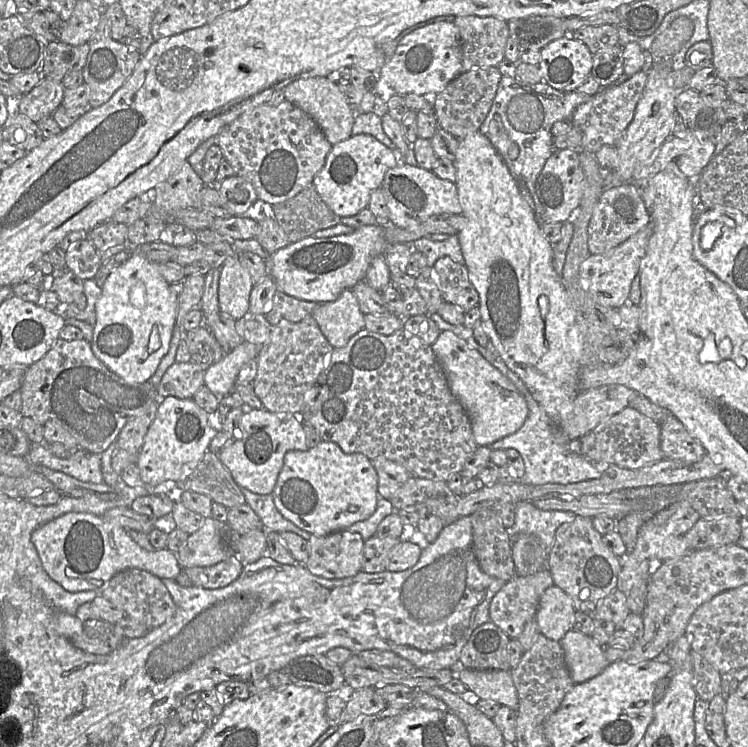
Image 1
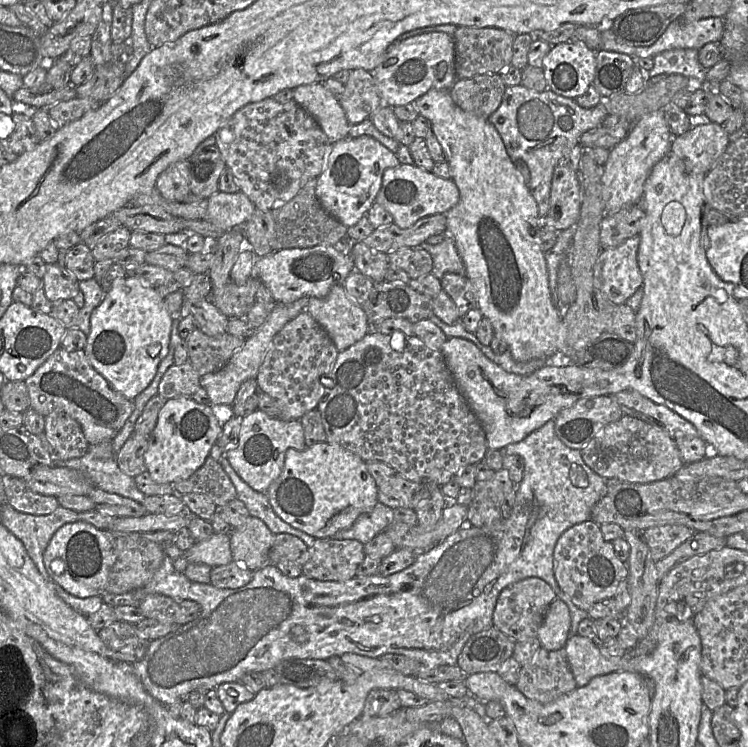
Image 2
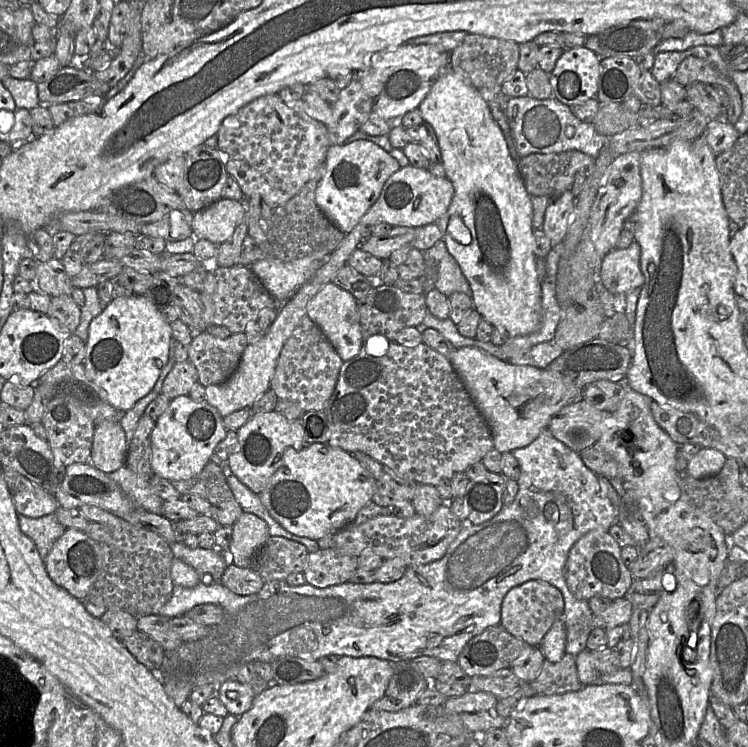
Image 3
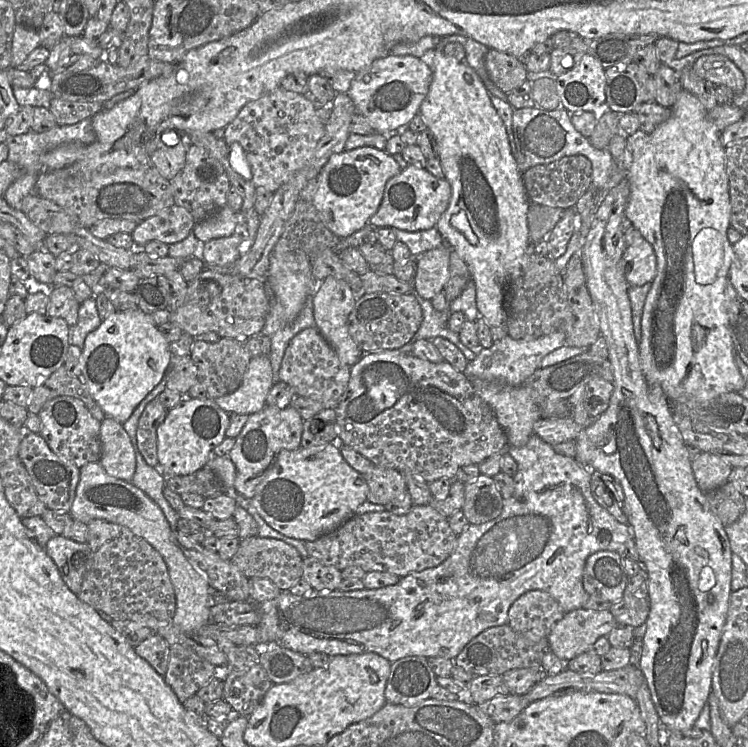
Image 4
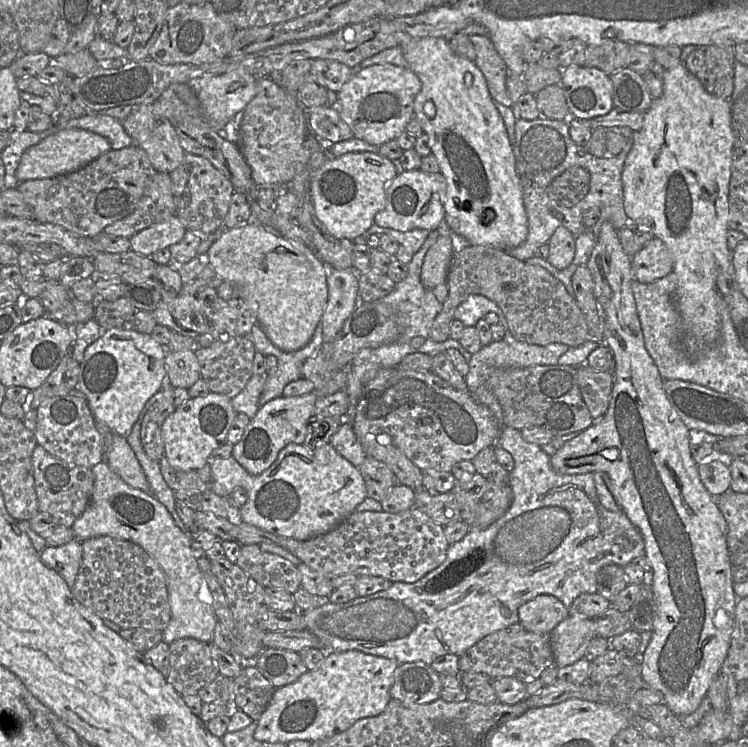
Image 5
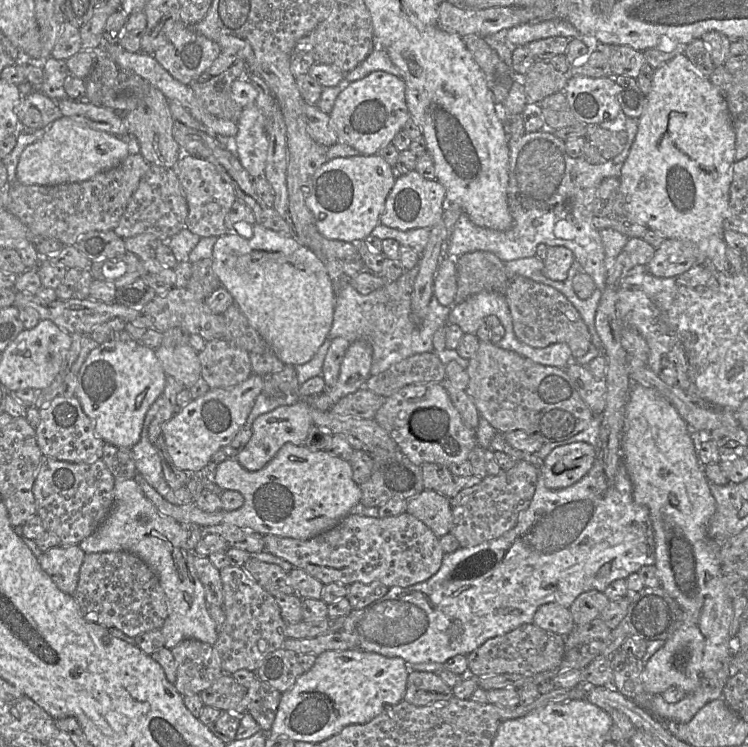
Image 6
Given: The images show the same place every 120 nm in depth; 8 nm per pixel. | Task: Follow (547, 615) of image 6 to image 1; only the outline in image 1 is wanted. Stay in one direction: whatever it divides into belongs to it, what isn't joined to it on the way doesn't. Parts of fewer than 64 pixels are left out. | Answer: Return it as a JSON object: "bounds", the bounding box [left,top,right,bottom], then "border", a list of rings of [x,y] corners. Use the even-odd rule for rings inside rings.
{"bounds":[490,568,553,639],"border":[[[548,568],[527,577],[514,576],[493,597],[490,621],[511,639],[518,638],[525,625],[535,619],[542,594],[553,585]]]}

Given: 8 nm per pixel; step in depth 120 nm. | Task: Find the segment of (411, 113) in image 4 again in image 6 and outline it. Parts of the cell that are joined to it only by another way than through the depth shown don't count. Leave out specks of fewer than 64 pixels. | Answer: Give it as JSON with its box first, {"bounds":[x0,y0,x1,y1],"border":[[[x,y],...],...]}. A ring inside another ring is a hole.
{"bounds":[329,71,410,155],"border":[[[374,71],[362,79],[344,83],[329,113],[337,143],[351,146],[362,155],[377,154],[382,147],[392,143],[410,117],[405,91],[402,78],[384,71]]]}

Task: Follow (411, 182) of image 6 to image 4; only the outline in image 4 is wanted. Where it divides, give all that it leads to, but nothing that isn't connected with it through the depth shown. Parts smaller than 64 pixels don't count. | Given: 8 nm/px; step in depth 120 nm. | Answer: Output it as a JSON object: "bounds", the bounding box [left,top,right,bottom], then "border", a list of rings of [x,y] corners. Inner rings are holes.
{"bounds":[368,165,452,232],"border":[[[408,165],[405,170],[386,183],[381,205],[369,219],[368,224],[408,232],[429,230],[436,227],[440,217],[448,208],[451,195],[452,187],[446,178],[436,178],[425,168]]]}

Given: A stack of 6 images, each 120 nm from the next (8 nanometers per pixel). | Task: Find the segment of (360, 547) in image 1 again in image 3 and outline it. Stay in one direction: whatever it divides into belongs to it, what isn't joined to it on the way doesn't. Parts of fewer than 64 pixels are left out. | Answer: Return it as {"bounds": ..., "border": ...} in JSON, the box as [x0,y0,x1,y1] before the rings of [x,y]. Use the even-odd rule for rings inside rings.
{"bounds":[303,547,357,588],"border":[[[332,547],[309,553],[303,571],[306,583],[326,588],[349,582],[357,569],[357,557],[342,554]]]}

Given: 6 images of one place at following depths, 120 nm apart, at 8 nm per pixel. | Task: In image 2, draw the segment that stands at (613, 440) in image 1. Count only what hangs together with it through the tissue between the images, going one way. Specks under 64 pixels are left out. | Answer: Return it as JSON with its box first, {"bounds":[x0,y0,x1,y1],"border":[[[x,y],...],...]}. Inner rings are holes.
{"bounds":[580,415,685,483],"border":[[[629,415],[606,425],[580,453],[585,464],[601,477],[626,483],[670,478],[685,464],[675,441],[666,431]]]}

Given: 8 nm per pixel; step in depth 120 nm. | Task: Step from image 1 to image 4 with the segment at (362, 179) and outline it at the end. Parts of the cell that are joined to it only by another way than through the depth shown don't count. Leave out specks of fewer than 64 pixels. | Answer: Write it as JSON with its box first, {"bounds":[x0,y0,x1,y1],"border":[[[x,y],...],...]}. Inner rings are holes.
{"bounds":[314,146,401,239],"border":[[[363,146],[333,154],[317,177],[314,206],[321,220],[341,239],[361,230],[378,211],[386,183],[401,171],[392,155],[374,147]]]}

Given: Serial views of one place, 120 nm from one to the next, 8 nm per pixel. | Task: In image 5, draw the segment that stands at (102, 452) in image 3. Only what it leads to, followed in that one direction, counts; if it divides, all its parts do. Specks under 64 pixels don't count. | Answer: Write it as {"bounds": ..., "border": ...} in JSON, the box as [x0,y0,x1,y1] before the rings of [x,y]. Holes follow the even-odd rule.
{"bounds":[104,434,150,493],"border":[[[114,434],[112,444],[106,449],[104,461],[128,485],[150,493],[145,473],[126,437]]]}

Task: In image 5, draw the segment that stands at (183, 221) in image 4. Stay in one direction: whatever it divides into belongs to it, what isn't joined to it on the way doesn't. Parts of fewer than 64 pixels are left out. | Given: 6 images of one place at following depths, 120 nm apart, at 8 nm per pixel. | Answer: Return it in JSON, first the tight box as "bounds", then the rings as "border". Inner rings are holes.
{"bounds":[130,216,186,257],"border":[[[174,216],[161,224],[153,224],[133,235],[130,238],[131,250],[150,257],[153,253],[180,242],[186,232],[186,227],[177,216]]]}

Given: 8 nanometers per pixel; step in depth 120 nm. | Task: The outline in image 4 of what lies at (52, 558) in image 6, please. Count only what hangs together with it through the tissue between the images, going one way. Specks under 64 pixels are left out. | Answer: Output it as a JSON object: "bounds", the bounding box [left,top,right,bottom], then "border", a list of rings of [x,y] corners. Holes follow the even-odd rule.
{"bounds":[45,534,92,595],"border":[[[60,534],[48,541],[45,552],[55,563],[67,587],[78,595],[83,577],[92,563],[92,553],[87,542],[79,543]]]}

